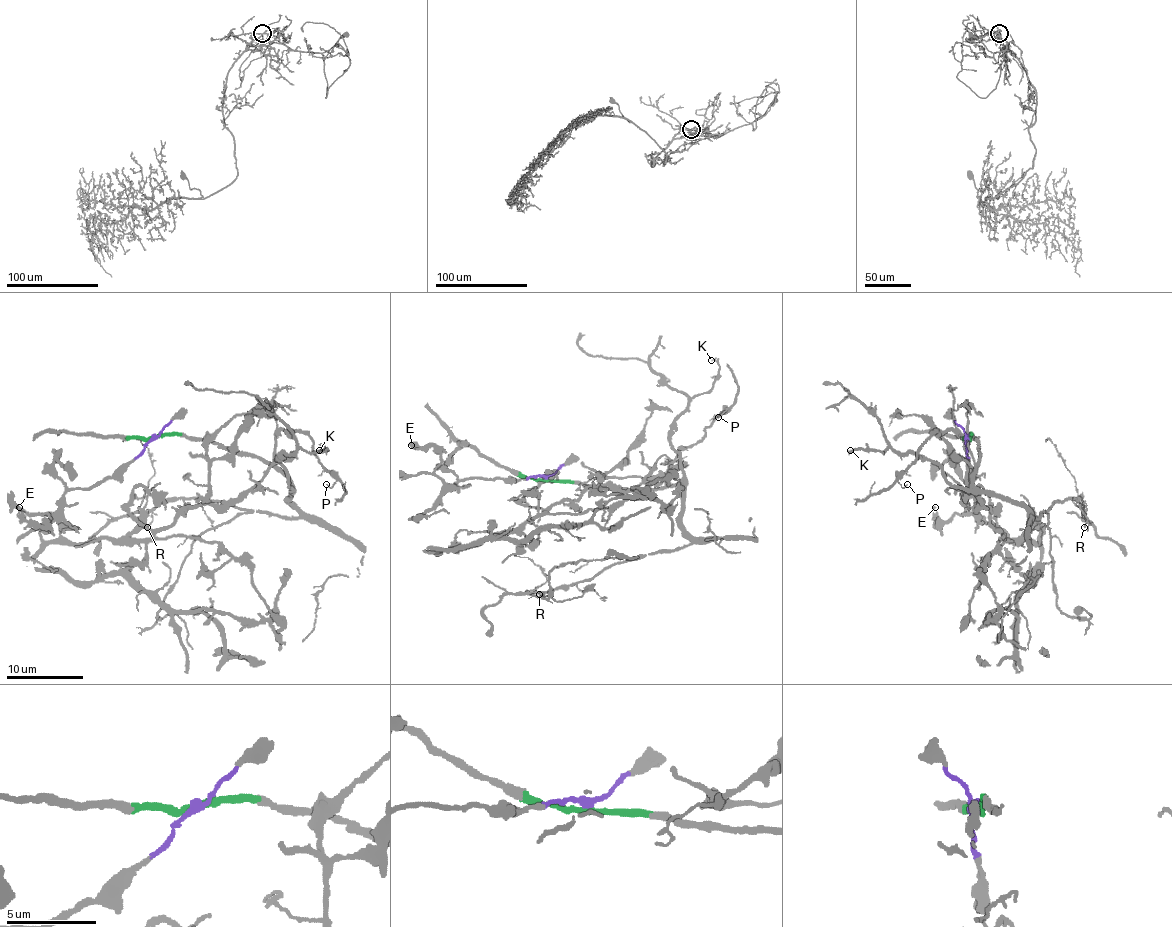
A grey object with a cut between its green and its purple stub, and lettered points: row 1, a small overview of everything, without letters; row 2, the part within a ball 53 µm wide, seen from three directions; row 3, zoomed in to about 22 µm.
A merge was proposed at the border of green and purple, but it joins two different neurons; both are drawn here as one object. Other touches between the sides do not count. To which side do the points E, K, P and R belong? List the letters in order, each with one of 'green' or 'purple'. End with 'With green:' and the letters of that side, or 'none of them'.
E: purple
K: green
P: green
R: green
With green: K, P, R

